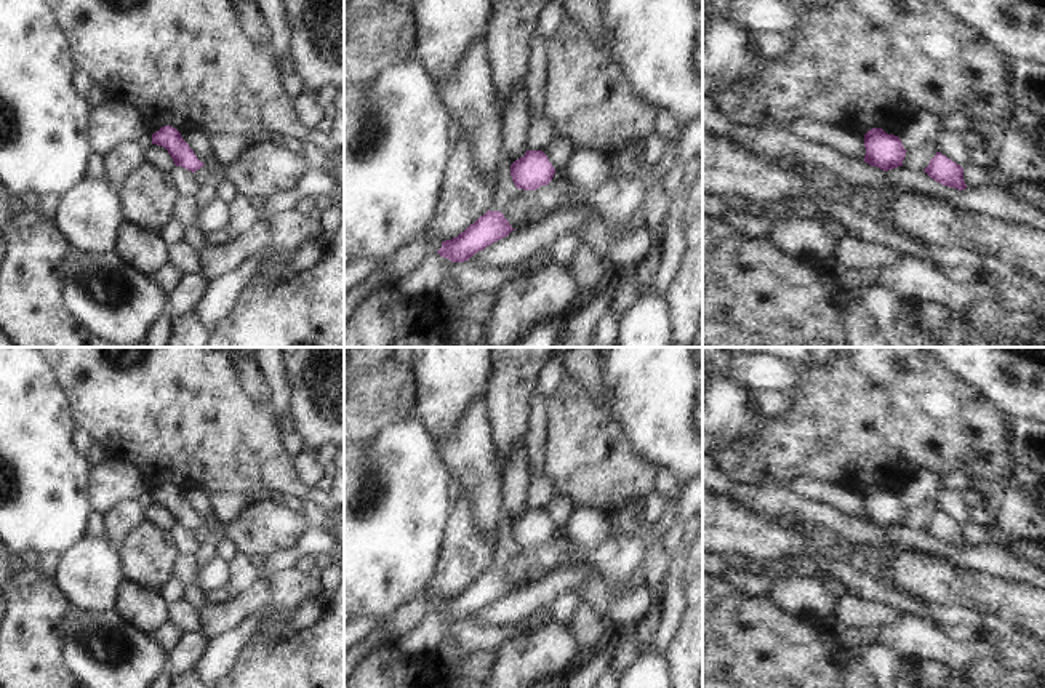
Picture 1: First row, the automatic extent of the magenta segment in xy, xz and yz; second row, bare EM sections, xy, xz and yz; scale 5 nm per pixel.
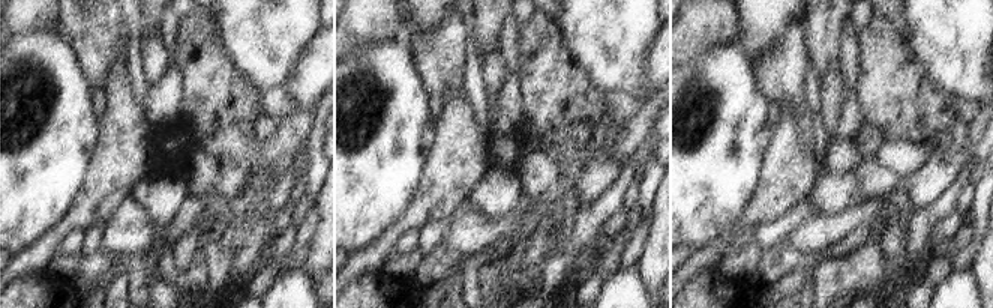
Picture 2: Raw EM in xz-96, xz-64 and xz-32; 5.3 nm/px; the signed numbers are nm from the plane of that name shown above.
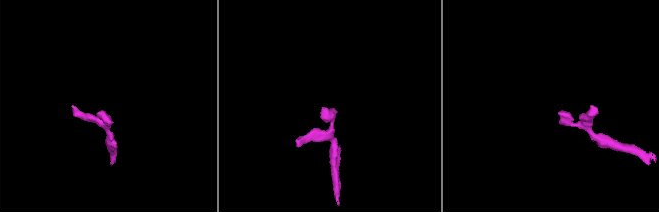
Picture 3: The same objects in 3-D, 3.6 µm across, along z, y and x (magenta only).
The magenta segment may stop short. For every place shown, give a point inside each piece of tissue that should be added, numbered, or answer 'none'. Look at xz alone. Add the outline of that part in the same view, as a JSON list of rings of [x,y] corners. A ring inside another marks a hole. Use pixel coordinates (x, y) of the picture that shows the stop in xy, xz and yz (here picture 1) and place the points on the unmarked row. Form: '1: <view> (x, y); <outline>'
none

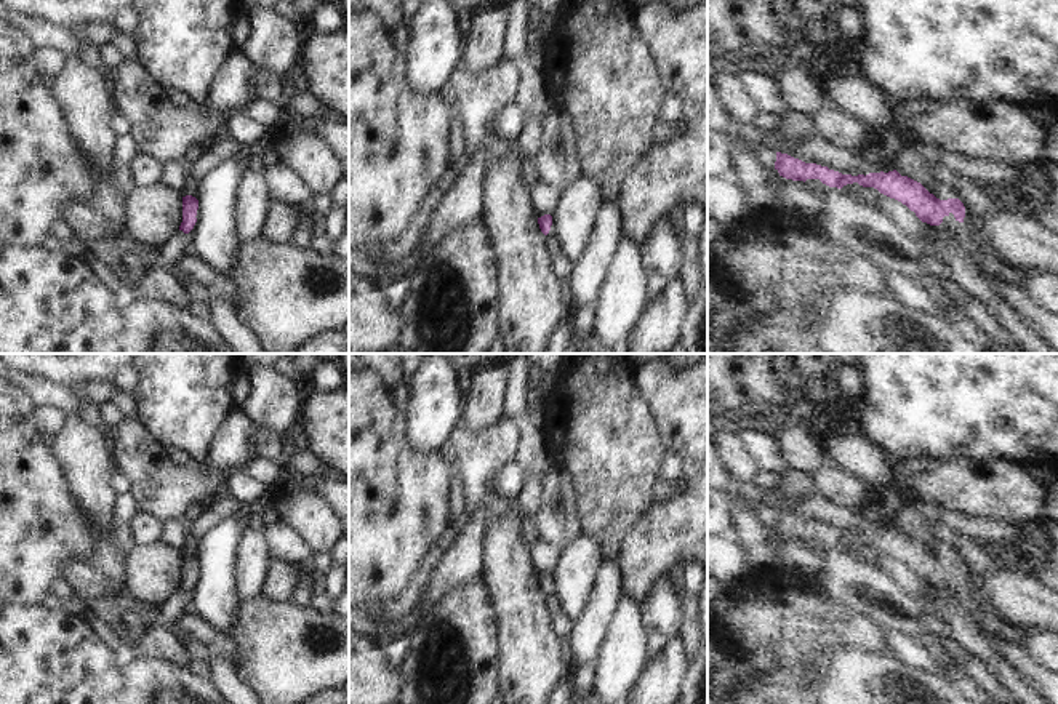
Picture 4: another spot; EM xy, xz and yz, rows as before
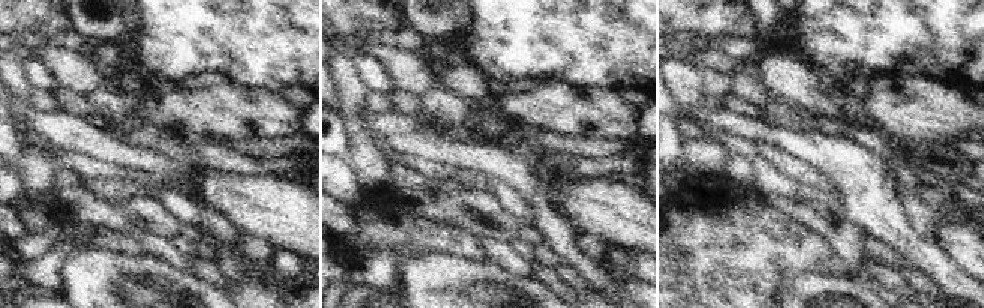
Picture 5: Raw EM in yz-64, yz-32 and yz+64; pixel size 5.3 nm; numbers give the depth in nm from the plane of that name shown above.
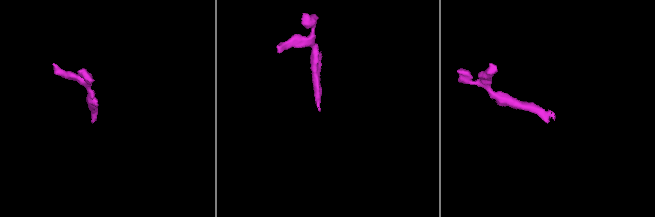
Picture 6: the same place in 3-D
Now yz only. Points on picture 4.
none

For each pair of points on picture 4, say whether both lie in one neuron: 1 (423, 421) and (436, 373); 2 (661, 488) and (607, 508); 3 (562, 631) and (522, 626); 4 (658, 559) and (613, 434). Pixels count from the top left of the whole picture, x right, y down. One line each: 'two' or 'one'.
1: one
2: two
3: two
4: two

